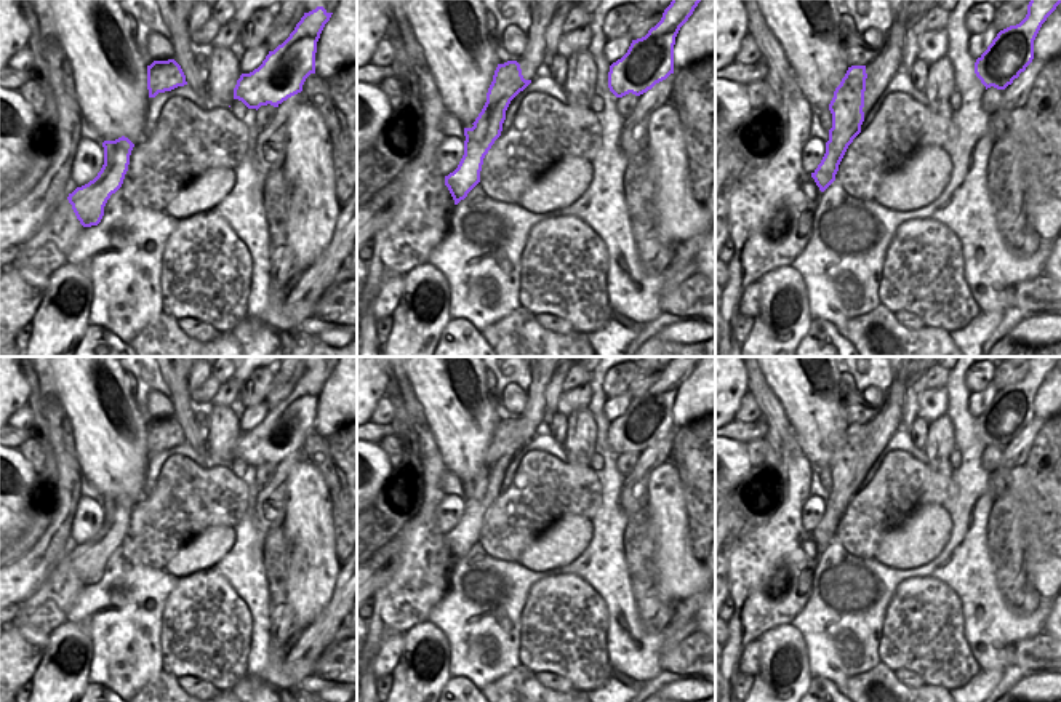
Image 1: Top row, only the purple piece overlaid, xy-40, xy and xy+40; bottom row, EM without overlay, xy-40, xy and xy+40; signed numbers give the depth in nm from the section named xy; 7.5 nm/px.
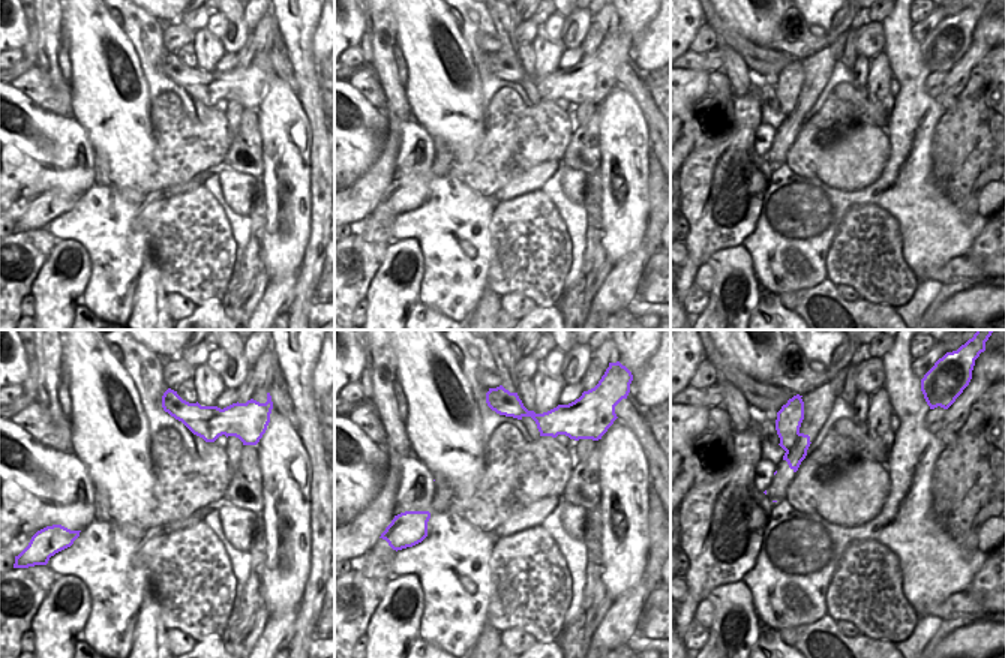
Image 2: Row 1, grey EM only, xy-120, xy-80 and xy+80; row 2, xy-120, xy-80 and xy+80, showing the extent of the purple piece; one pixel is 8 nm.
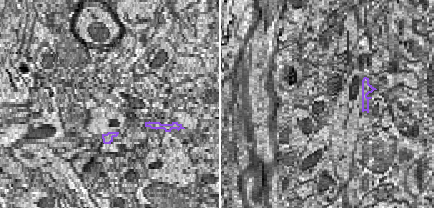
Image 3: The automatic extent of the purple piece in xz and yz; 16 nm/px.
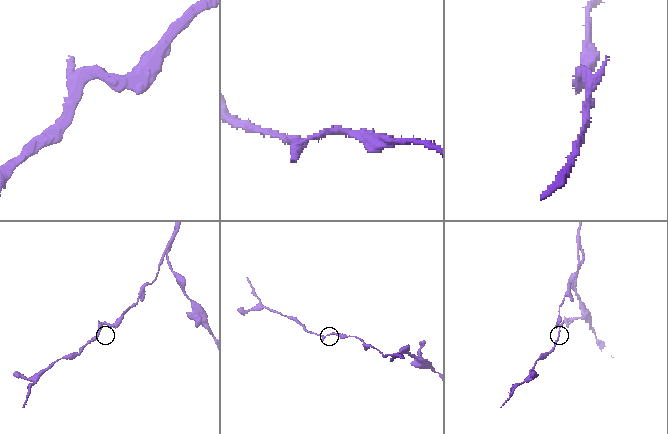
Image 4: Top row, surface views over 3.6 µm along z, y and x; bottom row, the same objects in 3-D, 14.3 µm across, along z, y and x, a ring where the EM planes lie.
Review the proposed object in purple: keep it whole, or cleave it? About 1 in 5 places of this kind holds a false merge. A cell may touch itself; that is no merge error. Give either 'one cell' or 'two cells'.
two cells

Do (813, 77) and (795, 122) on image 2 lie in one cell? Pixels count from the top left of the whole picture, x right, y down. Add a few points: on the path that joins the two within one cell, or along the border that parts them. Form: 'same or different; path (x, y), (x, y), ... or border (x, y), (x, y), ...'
same; path (812, 87), (800, 111)

